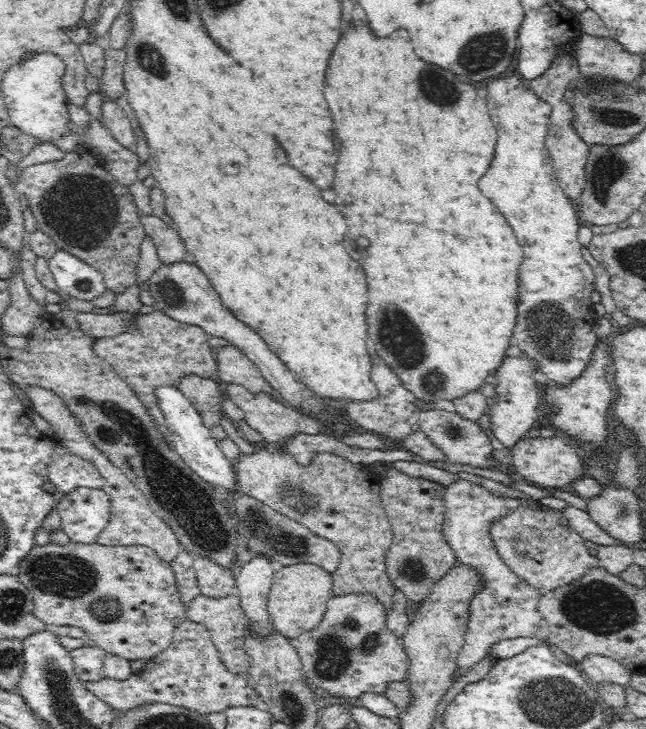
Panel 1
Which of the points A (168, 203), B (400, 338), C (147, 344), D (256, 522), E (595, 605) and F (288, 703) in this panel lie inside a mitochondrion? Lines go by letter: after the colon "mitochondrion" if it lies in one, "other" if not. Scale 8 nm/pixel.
A: other
B: mitochondrion
C: other
D: mitochondrion
E: mitochondrion
F: mitochondrion

